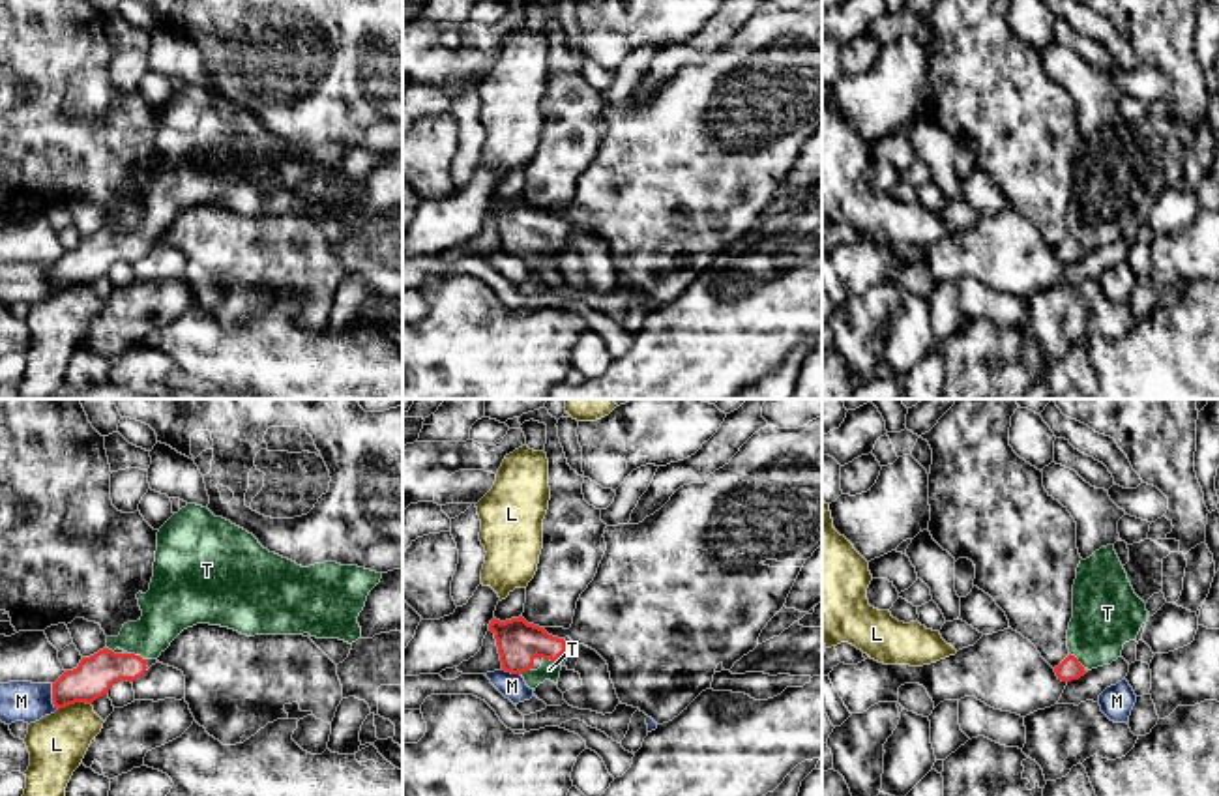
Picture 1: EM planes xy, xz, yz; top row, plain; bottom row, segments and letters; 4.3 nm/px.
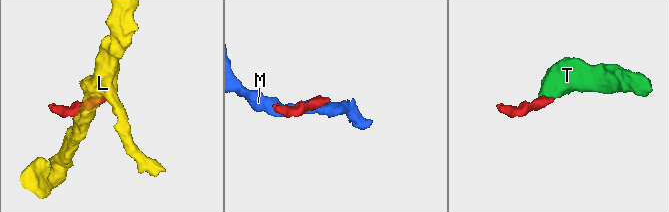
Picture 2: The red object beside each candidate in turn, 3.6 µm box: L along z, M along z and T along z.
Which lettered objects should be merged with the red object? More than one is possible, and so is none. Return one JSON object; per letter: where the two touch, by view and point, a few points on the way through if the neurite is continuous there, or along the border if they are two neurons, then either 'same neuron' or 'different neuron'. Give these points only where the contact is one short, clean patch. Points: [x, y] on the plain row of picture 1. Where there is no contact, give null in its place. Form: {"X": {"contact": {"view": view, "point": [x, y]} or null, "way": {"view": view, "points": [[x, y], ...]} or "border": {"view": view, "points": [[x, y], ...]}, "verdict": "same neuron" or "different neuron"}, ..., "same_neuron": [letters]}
{"L": {"contact": {"view": "xy", "point": [73, 283]}, "border": {"view": "xy", "points": [[90, 283], [70, 283], [58, 291]]}, "verdict": "different neuron"}, "M": {"contact": {"view": "xy", "point": [53, 278]}, "verdict": "different neuron"}, "T": {"contact": {"view": "xy", "point": [137, 236]}, "way": {"view": "xy", "points": [[94, 257], [137, 236], [169, 188]]}, "verdict": "same neuron"}, "same_neuron": ["T"]}

